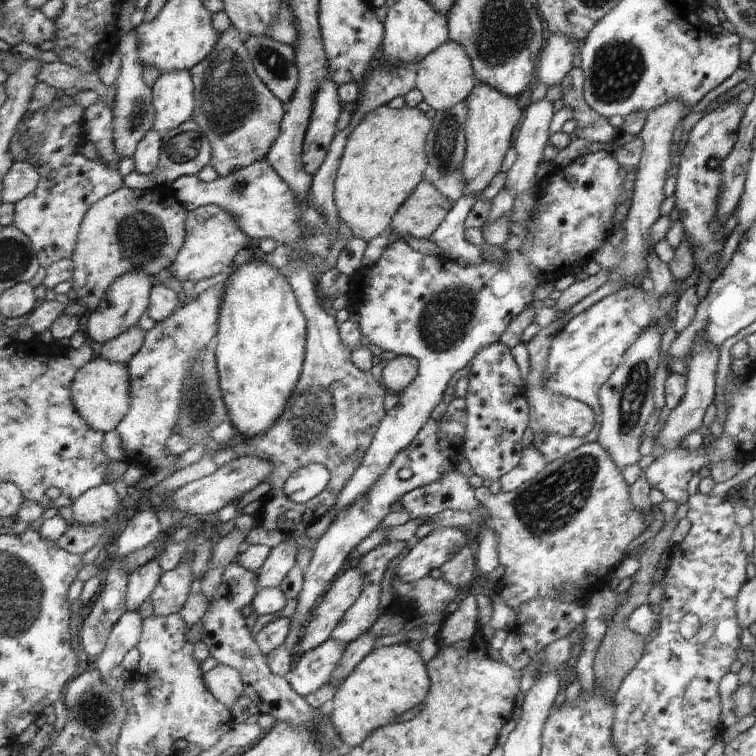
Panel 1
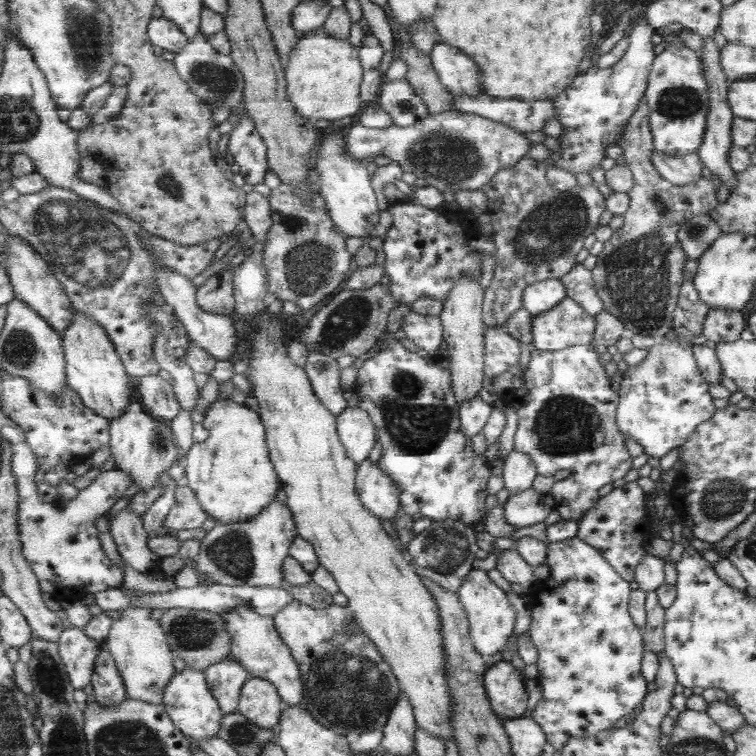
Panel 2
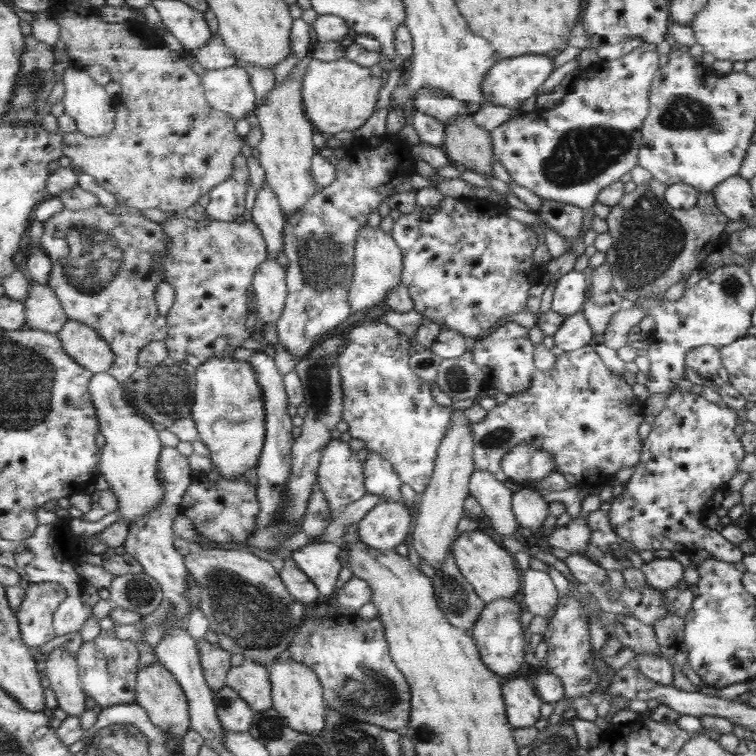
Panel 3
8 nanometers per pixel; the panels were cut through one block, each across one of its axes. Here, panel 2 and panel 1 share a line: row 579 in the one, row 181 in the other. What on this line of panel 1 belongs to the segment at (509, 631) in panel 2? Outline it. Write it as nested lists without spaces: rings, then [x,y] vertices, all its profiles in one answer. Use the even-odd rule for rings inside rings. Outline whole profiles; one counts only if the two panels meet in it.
[[[479,83],[468,103],[468,120],[466,121],[466,160],[463,175],[465,176],[465,195],[479,198],[489,182],[501,172],[501,164],[505,154],[513,145],[513,134],[522,124],[523,110],[515,97],[506,96],[503,92],[492,88],[489,84]]]

